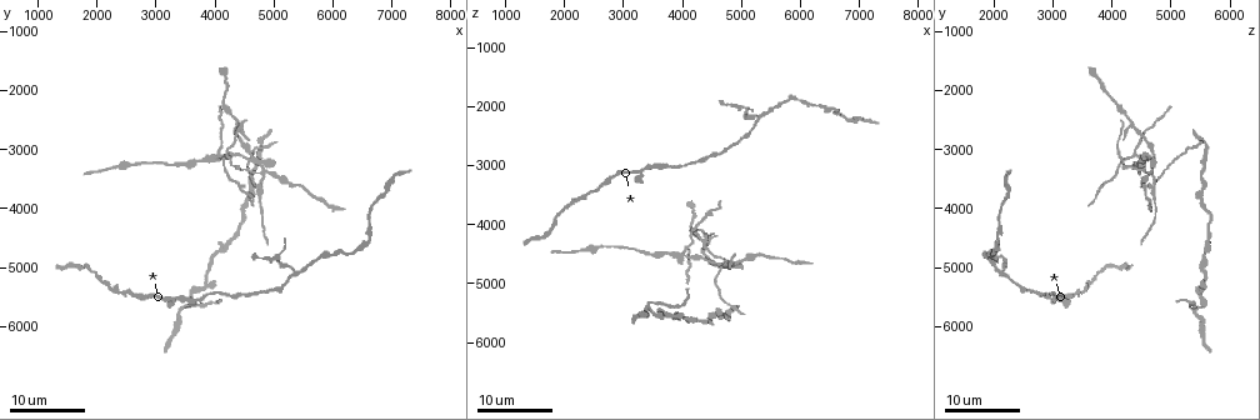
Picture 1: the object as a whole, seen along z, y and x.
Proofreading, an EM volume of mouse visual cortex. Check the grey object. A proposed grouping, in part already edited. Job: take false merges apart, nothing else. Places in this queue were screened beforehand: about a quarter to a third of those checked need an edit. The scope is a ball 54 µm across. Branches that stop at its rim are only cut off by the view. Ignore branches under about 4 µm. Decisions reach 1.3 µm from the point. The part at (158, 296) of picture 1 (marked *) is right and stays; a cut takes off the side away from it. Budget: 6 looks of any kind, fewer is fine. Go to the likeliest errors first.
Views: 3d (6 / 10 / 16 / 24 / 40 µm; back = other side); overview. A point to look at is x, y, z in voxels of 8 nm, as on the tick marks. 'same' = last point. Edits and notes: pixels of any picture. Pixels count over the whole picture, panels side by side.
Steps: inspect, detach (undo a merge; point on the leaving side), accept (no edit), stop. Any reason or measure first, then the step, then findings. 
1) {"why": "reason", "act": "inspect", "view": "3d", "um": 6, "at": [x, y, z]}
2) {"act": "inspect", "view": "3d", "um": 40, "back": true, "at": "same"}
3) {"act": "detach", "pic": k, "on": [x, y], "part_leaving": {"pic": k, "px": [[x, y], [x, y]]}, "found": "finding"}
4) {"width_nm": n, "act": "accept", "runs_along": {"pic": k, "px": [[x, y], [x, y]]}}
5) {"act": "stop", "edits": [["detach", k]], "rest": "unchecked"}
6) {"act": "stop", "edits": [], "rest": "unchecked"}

{"why": "thin arm on a thick one", "act": "inspect", "view": "3d", "um": 24, "at": [4000, 3150, 4500]}

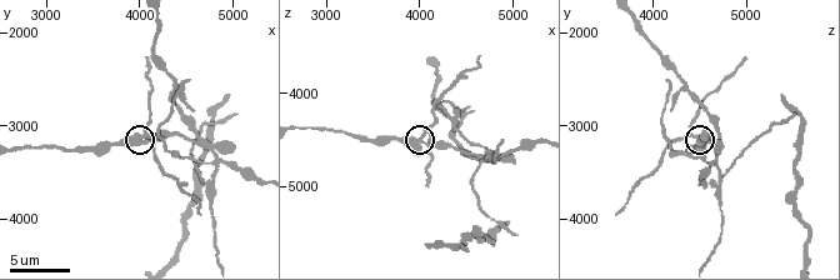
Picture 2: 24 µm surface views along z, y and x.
{"act": "inspect", "view": "3d", "um": 6, "at": [4000, 3100, 4500]}

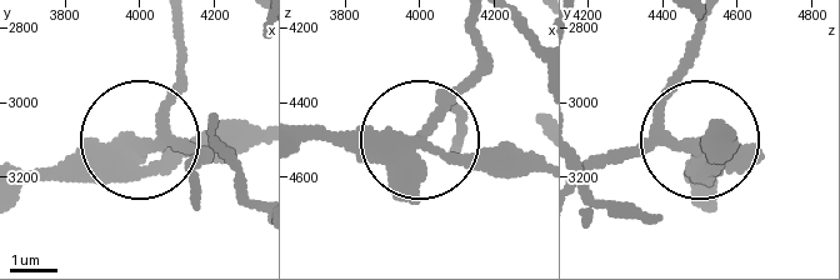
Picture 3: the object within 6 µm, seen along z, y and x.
{"arms": 4, "act": "detach", "pic": 3, "on": [168, 133], "part_leaving": {"pic": 3, "px": [[128, 153], [183, 145], [195, 176]]}, "found": "a second neuron is stuck on"}

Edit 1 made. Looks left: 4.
{"why": "redraw", "act": "inspect", "view": "overview"}

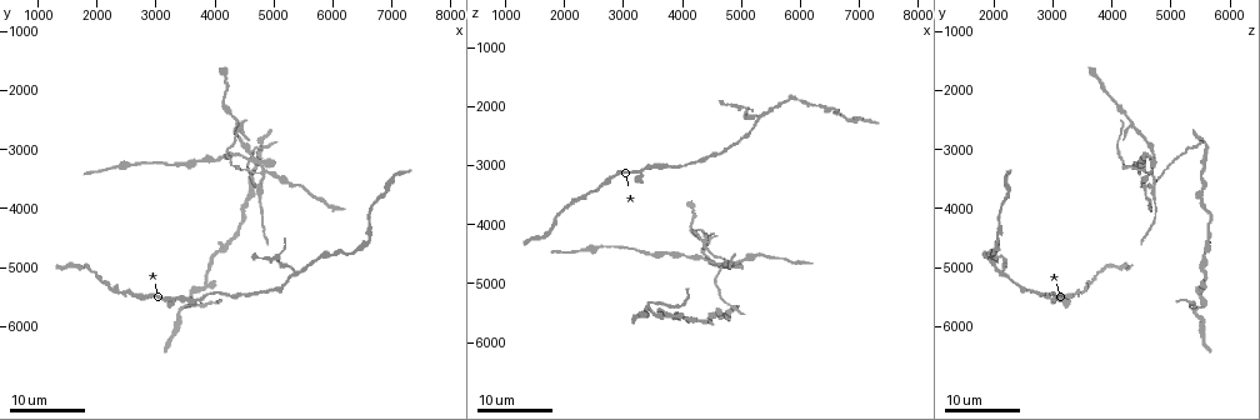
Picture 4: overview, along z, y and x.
{"why": "three-way junction", "act": "inspect", "view": "3d", "um": 24, "at": [5400, 5050, 2150]}

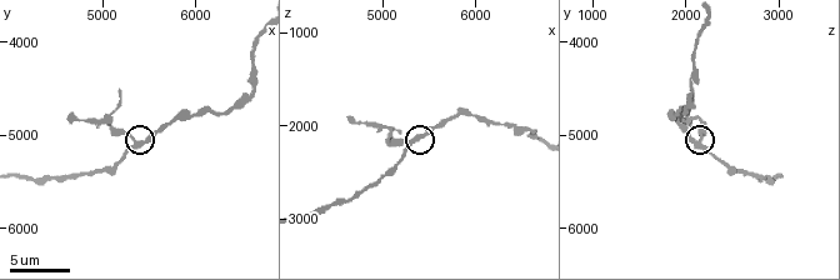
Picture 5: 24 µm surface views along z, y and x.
{"why": "closer look", "act": "inspect", "view": "3d", "um": 6, "at": [5350, 5050, 2100]}

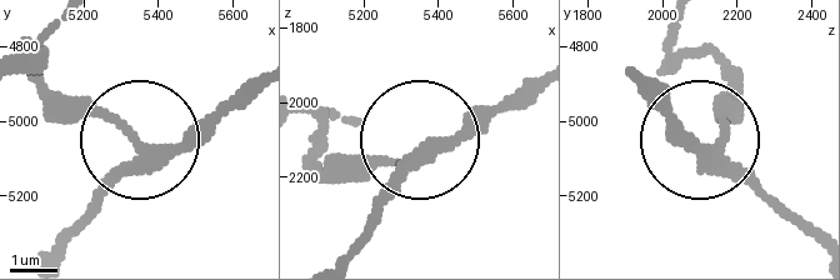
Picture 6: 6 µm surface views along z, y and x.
{"act": "accept", "runs_along": {"pic": 6, "px": [[809, 229], [716, 145], [725, 74]]}, "found": "all the same neuron"}

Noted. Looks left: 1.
{"act": "stop", "edits": [["detach", 3]], "rest": "unchecked"}

